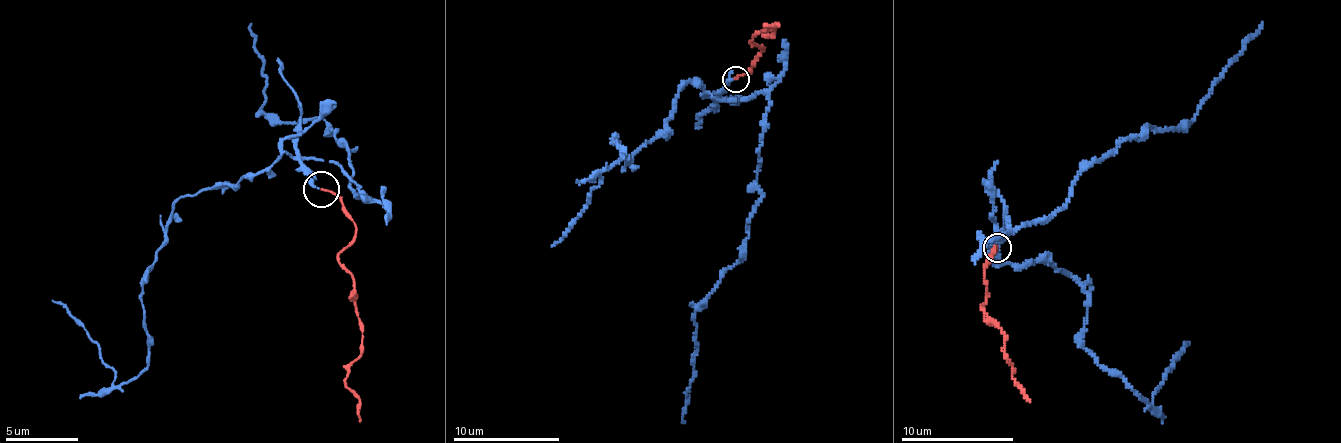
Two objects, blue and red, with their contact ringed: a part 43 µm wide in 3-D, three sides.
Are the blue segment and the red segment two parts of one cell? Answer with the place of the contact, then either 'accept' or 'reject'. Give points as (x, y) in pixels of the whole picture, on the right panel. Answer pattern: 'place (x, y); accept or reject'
place (997, 248); reject

